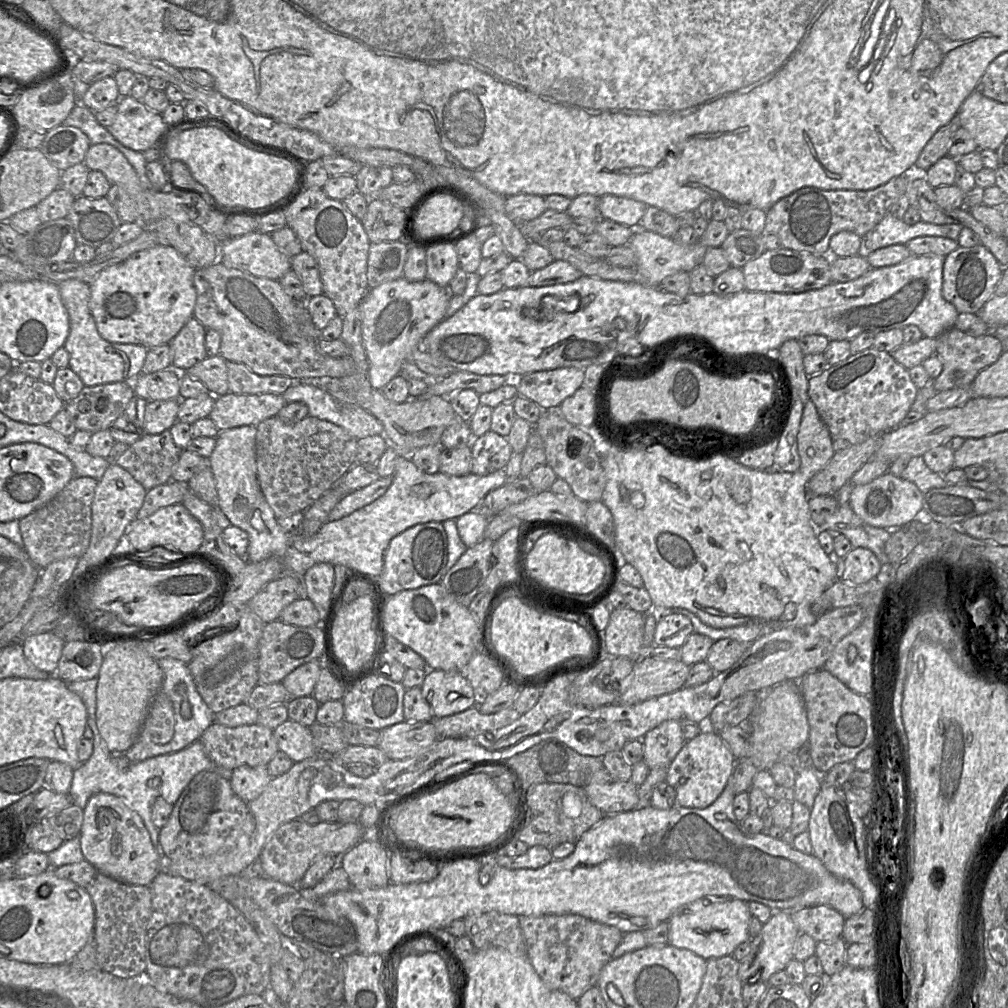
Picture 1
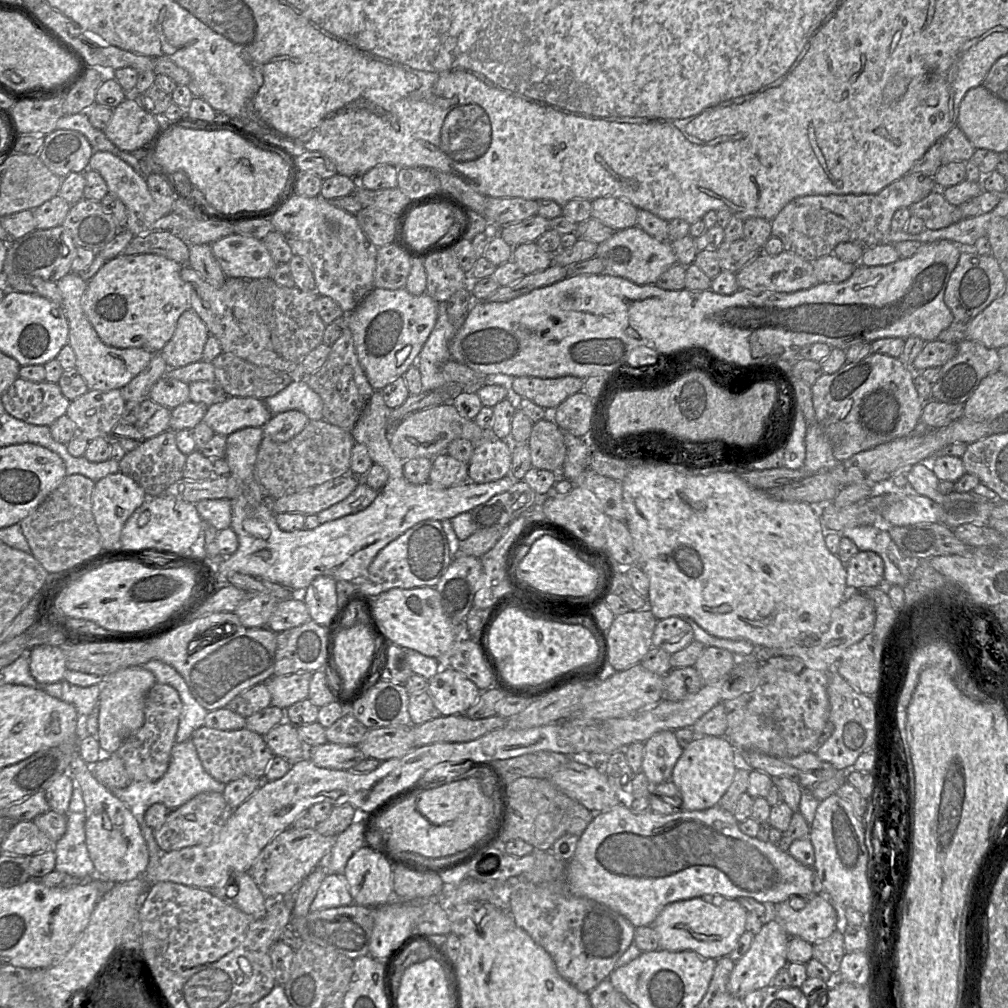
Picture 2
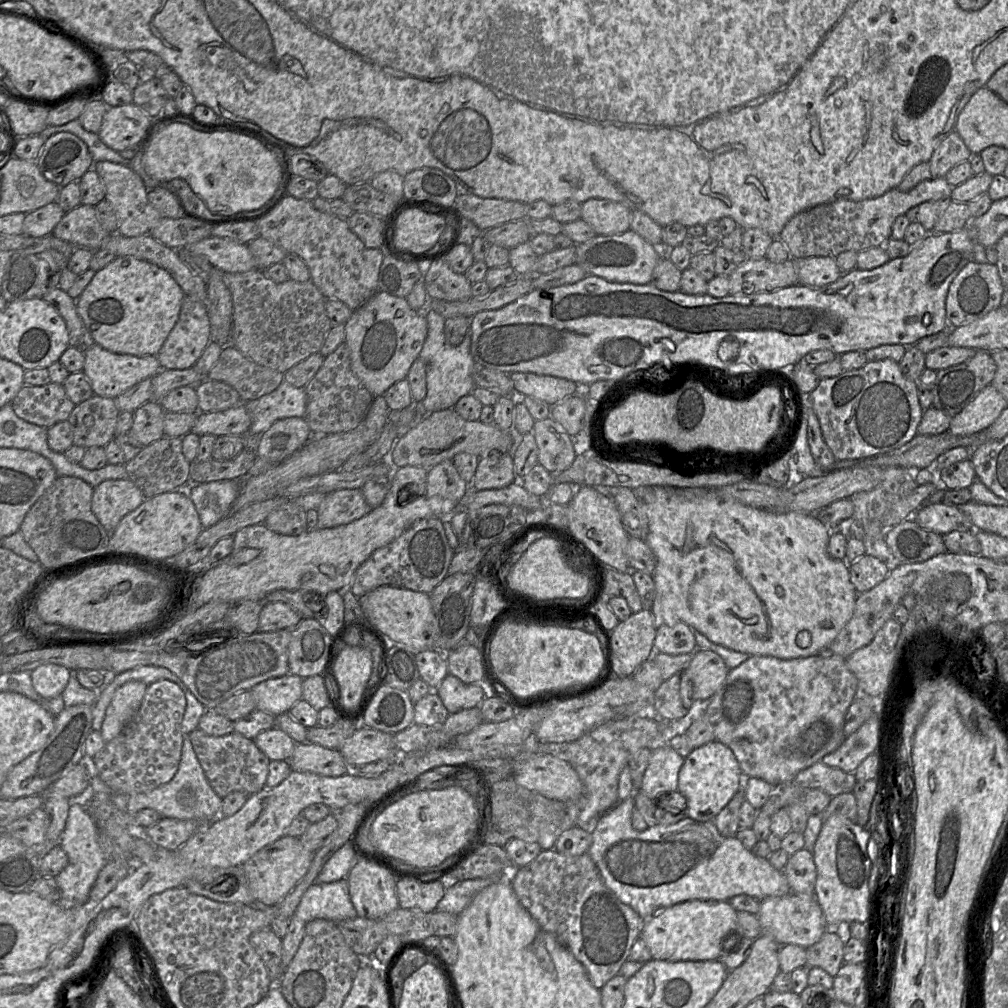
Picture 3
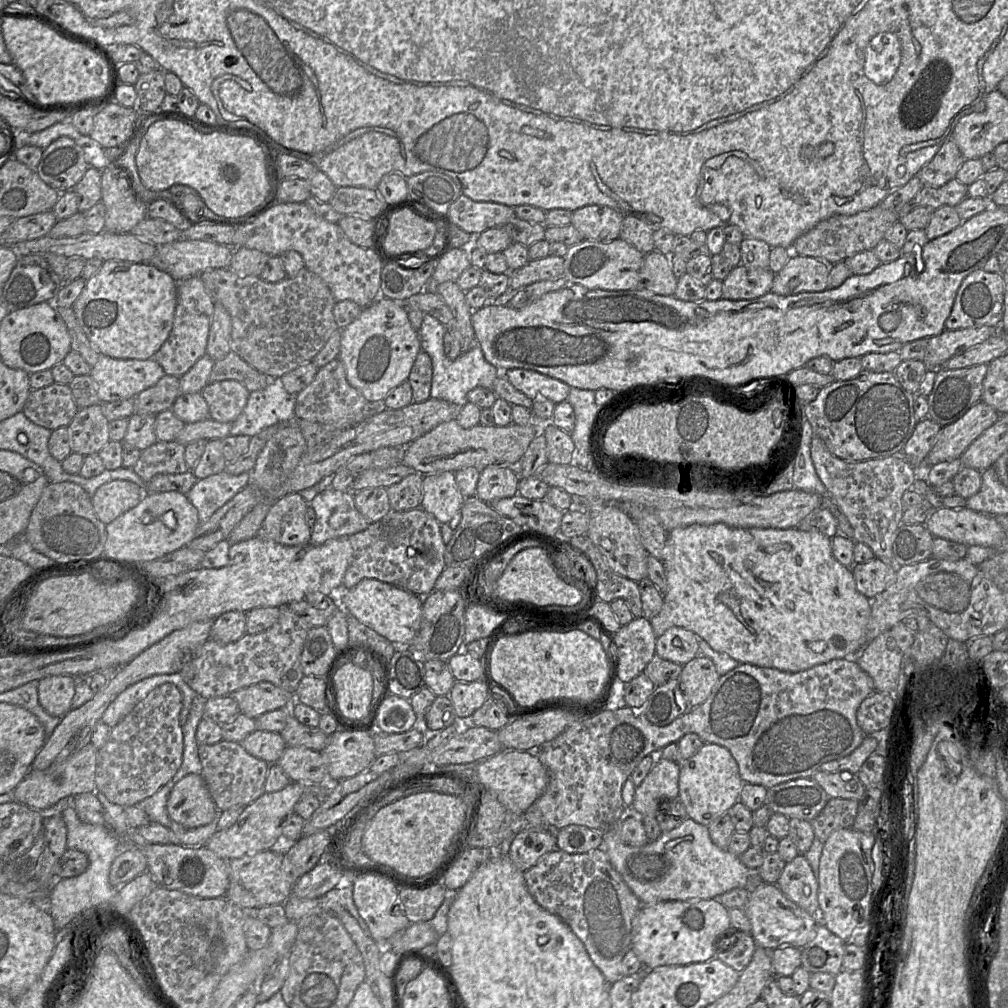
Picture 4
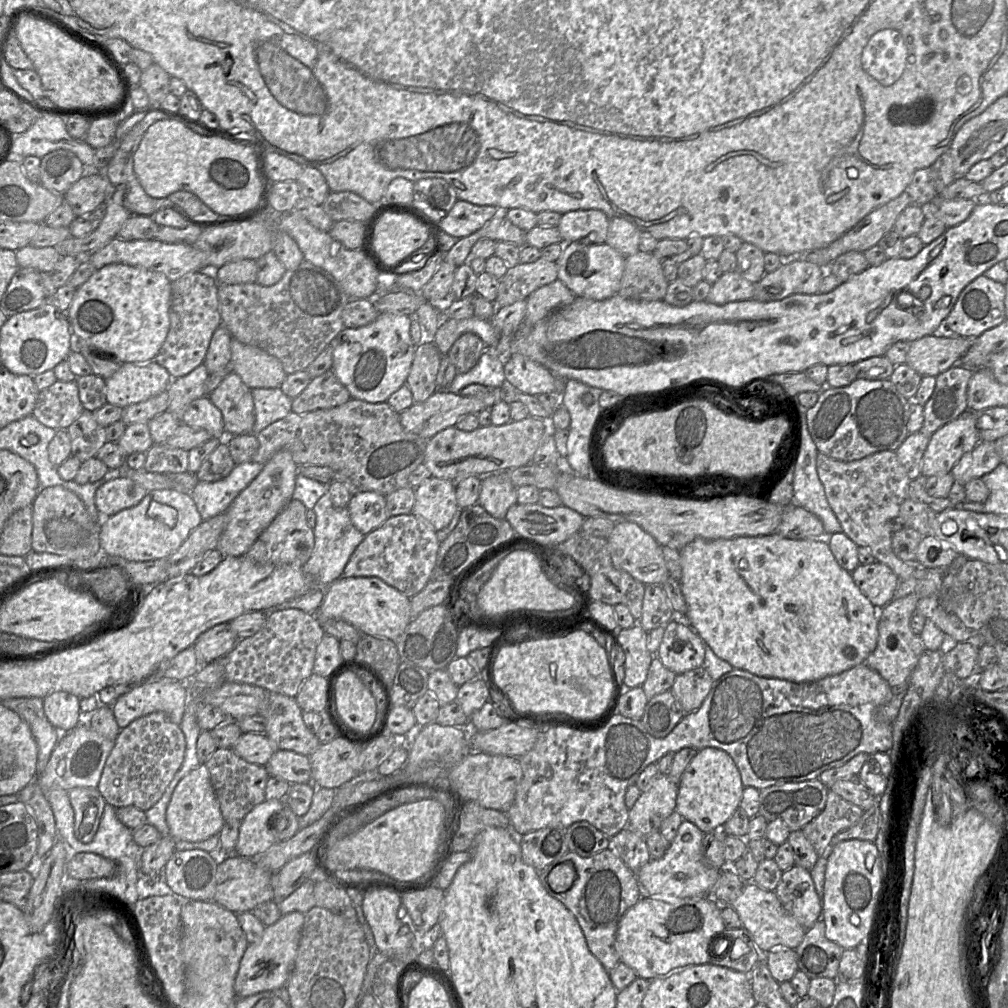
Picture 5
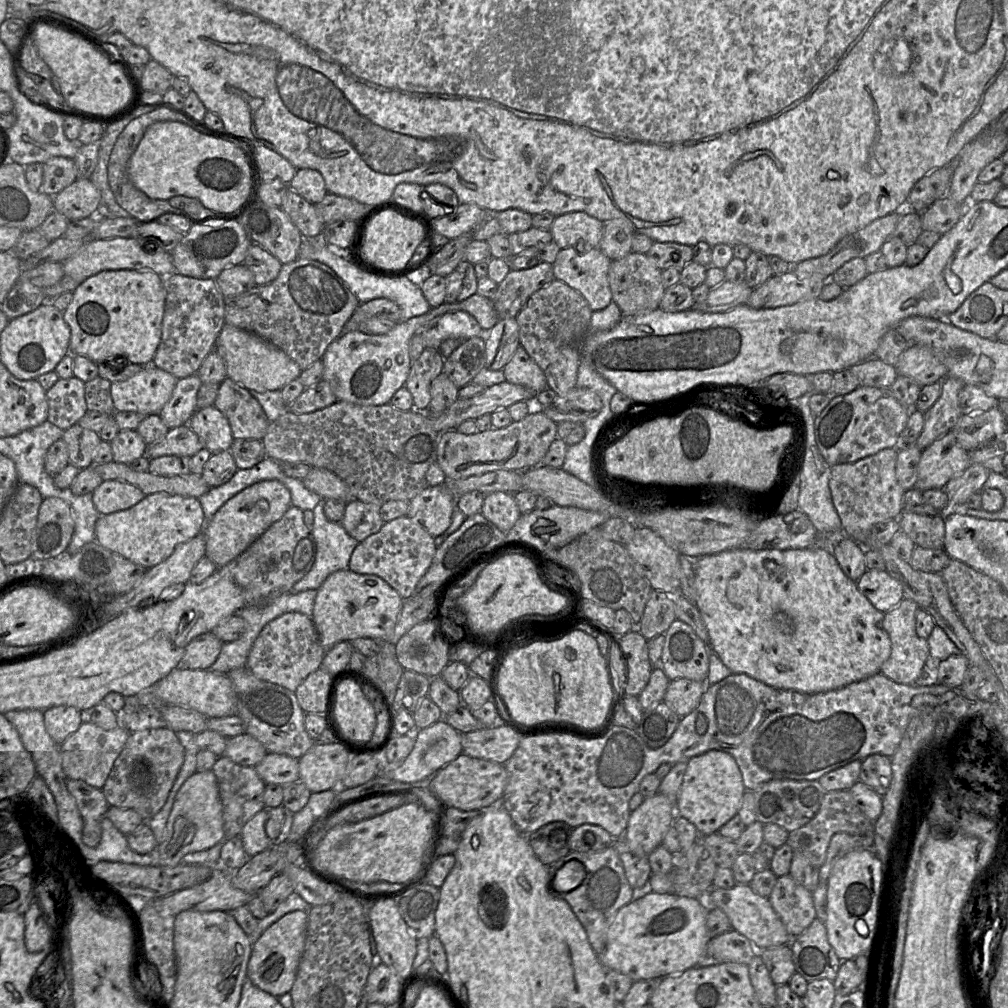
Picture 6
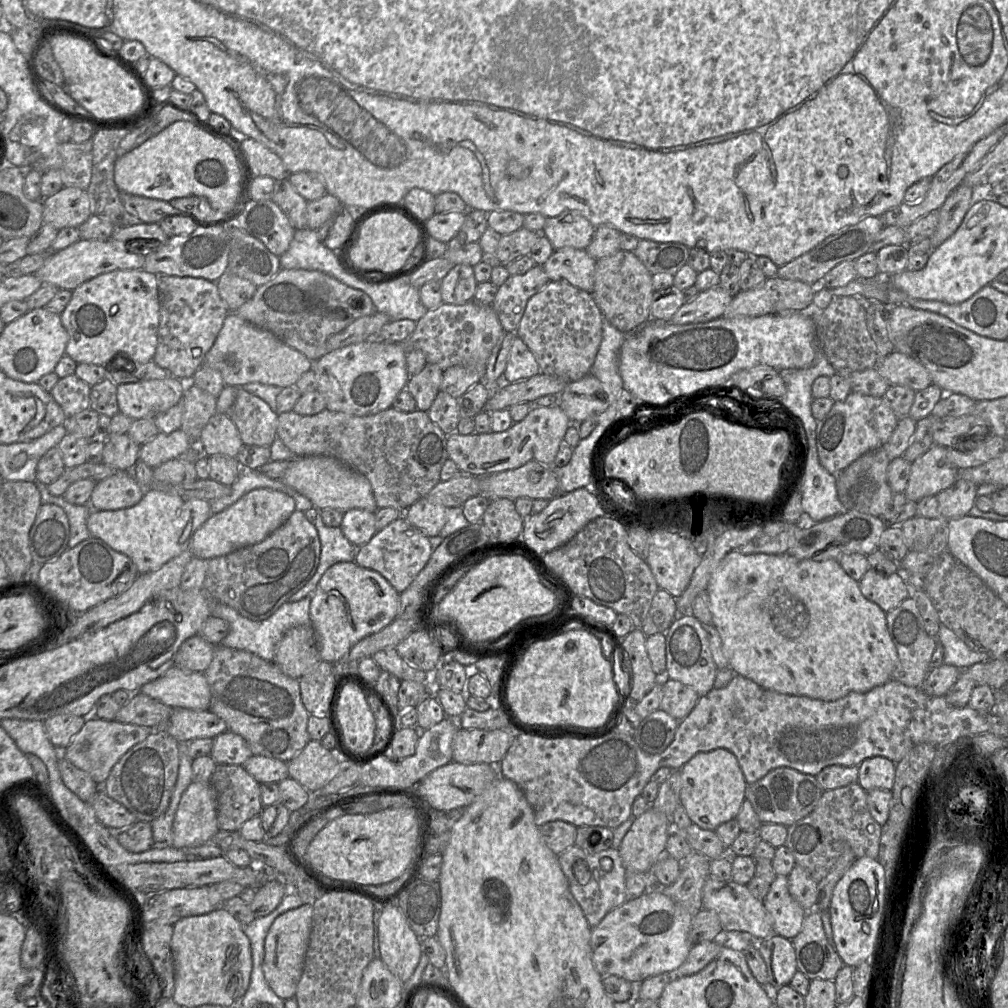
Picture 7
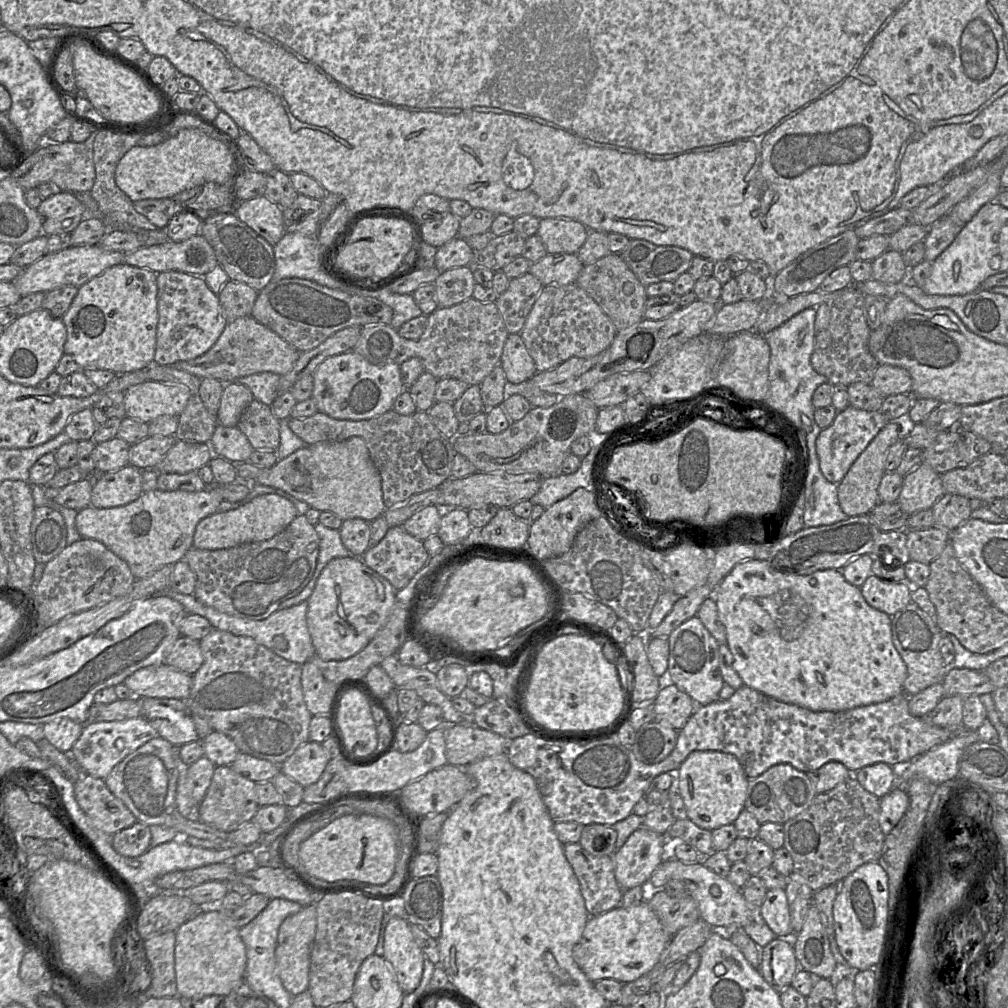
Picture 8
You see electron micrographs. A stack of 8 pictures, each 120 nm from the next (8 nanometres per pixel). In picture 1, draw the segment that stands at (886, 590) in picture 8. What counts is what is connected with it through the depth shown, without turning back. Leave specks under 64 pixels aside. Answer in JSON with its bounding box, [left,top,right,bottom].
[840,548,881,585]

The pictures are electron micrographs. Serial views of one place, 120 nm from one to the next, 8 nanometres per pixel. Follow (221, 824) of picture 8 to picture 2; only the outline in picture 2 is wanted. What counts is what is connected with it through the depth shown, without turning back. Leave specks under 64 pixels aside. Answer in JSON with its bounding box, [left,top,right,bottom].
[191,726,274,785]

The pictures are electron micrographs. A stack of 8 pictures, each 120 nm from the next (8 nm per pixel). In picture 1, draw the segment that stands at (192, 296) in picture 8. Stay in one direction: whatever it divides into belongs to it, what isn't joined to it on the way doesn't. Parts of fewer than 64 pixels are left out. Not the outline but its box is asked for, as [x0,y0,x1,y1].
[171,316,207,372]

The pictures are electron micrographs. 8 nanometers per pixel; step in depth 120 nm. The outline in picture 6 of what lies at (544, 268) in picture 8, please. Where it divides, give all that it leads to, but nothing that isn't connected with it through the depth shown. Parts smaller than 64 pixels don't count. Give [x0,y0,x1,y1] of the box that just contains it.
[552,246,612,311]

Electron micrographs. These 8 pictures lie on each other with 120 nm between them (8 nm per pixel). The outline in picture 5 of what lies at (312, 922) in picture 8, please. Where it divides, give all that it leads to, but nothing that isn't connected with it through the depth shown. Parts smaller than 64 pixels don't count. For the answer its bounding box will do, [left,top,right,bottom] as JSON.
[234,911,305,999]

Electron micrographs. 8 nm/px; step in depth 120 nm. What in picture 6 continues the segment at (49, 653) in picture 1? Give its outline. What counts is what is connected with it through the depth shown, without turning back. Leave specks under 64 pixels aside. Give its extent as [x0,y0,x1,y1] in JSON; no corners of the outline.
[43,705,82,745]

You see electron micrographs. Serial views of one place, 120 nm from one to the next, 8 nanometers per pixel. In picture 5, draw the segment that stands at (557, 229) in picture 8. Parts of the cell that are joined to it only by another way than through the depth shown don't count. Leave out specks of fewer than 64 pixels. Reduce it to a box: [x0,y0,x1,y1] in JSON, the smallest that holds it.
[557,210,610,243]

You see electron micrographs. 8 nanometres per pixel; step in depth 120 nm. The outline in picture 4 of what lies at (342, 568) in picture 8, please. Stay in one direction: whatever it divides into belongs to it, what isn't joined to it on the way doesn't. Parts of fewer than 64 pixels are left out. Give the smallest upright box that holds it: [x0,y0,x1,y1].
[339,579,423,646]

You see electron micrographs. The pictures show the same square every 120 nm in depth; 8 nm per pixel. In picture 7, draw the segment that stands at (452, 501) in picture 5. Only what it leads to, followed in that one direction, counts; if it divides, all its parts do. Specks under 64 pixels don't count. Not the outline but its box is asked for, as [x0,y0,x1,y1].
[403,497,447,536]

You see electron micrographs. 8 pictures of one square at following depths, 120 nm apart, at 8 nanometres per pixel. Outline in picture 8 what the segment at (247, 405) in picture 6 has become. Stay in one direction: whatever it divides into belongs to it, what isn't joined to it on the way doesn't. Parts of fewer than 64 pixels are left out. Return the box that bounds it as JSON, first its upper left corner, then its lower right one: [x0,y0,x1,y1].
[237,399,280,450]

